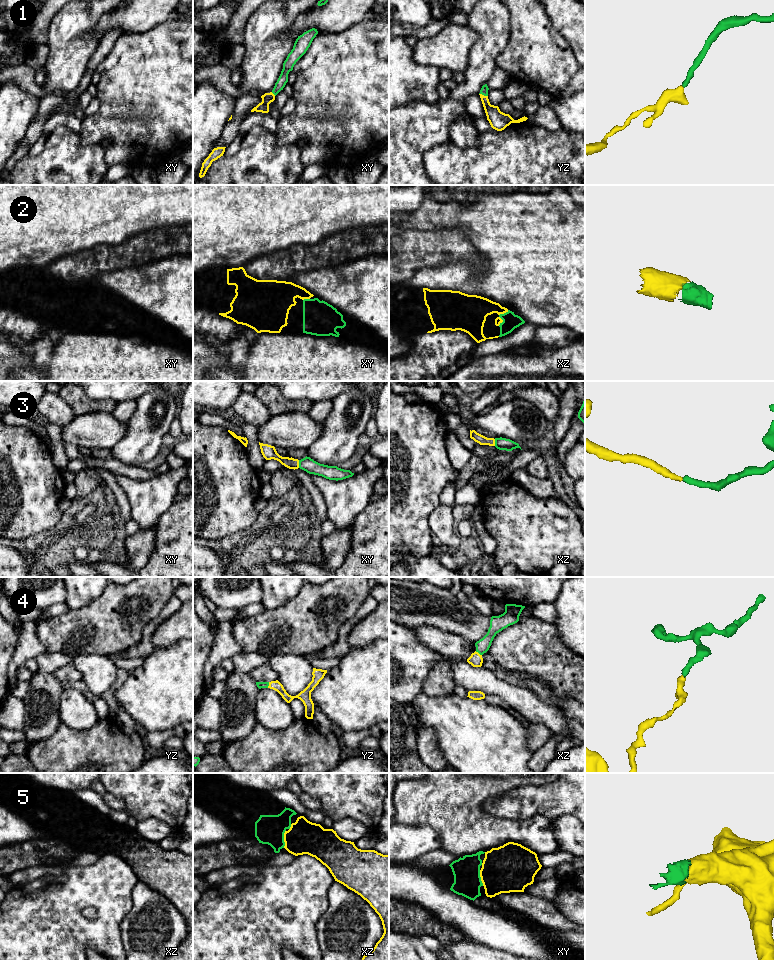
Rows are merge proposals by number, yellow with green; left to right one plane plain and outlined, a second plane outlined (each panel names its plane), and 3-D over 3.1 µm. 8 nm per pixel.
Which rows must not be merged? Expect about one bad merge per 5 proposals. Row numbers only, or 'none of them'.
none of them

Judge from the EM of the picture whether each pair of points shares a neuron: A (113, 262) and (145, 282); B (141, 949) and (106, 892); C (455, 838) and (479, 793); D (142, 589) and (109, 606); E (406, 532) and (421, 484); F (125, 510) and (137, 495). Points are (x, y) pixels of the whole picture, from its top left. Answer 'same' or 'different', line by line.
A: different
B: different
C: same
D: same
E: same
F: different

